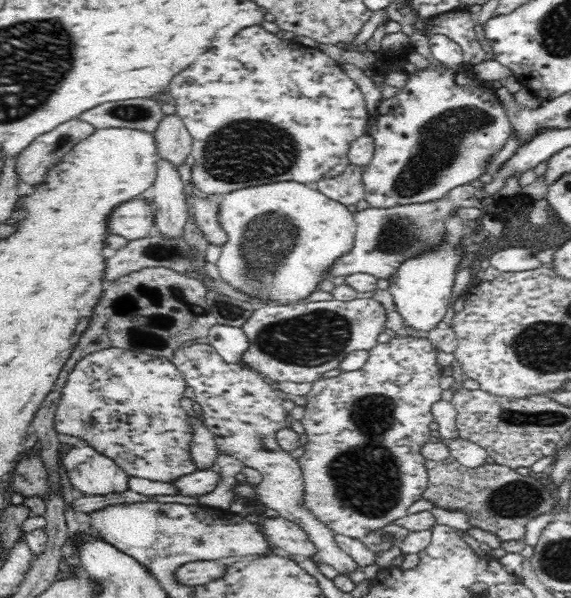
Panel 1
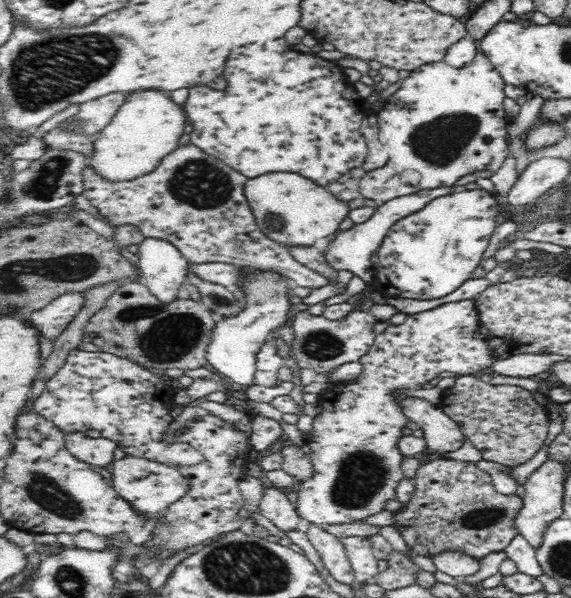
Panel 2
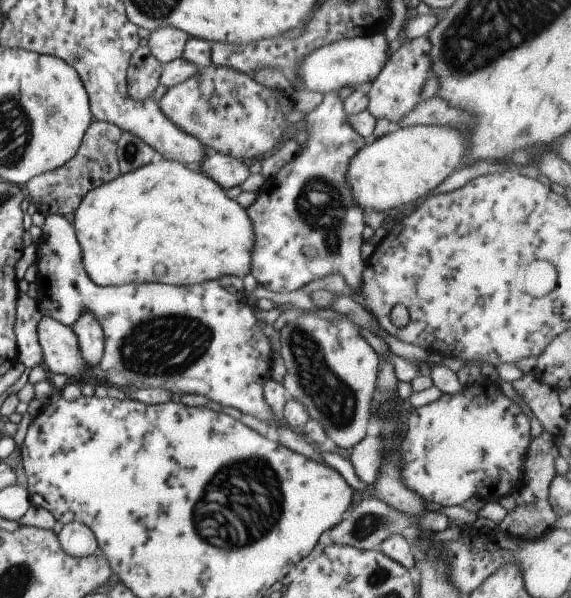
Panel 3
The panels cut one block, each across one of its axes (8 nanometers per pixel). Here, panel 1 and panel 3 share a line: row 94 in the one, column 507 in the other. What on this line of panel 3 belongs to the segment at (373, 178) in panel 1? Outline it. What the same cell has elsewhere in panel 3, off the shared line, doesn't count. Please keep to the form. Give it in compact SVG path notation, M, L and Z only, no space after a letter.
M483 377L480 382L475 382L470 386L464 385L461 387L461 391L454 394L443 394L438 400L428 405L415 409L409 408L405 418L407 429L404 431L403 438L400 438L399 448L401 452L401 477L405 485L412 489L414 493L418 493L426 502L438 502L444 507L455 504L462 505L464 500L476 496L486 503L488 501L499 501L508 495L512 496L520 488L525 474L525 455L533 439L530 435L530 419L526 414L522 413L522 408L512 398L504 395L498 380Z

